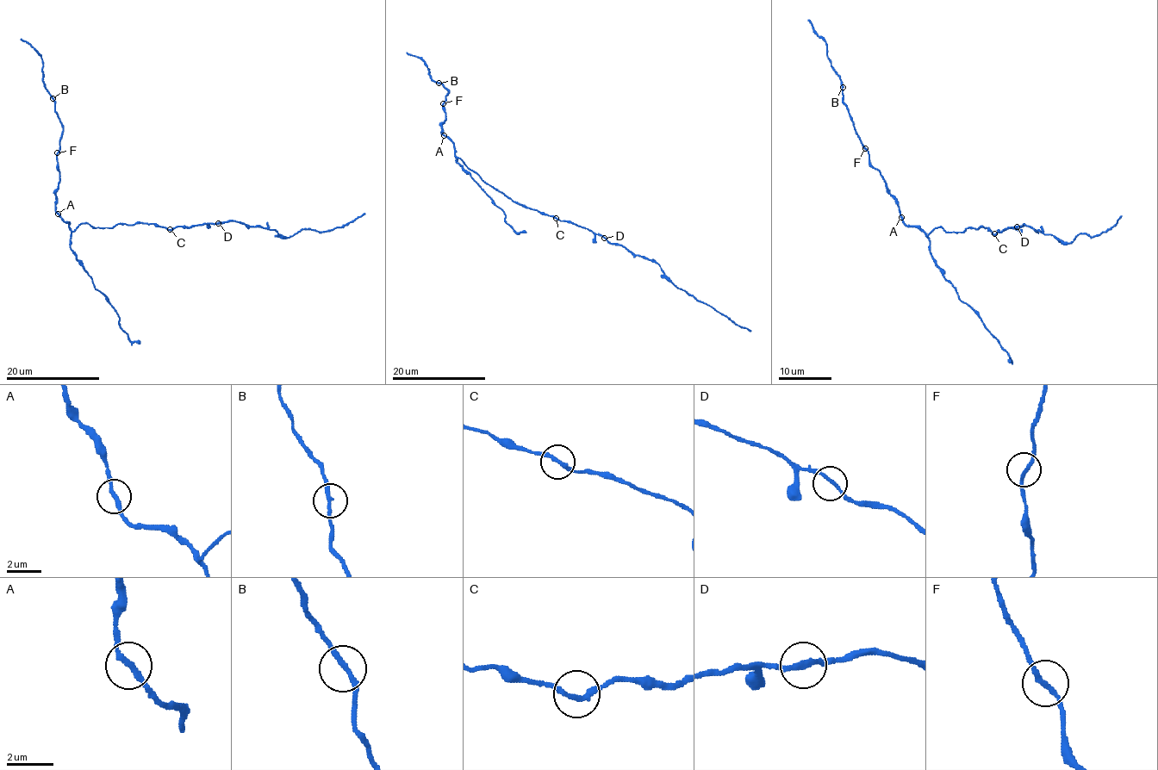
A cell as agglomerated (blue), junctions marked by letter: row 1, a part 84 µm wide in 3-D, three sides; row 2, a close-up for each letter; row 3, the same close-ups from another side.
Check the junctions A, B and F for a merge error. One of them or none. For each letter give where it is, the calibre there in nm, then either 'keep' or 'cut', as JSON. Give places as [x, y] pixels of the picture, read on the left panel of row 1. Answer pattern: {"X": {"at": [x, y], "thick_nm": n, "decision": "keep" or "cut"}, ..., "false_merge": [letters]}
{"A": {"at": [58, 214], "thick_nm": 220, "decision": "keep"}, "B": {"at": [52, 98], "thick_nm": 220, "decision": "keep"}, "F": {"at": [57, 152], "thick_nm": 200, "decision": "keep"}, "false_merge": []}

